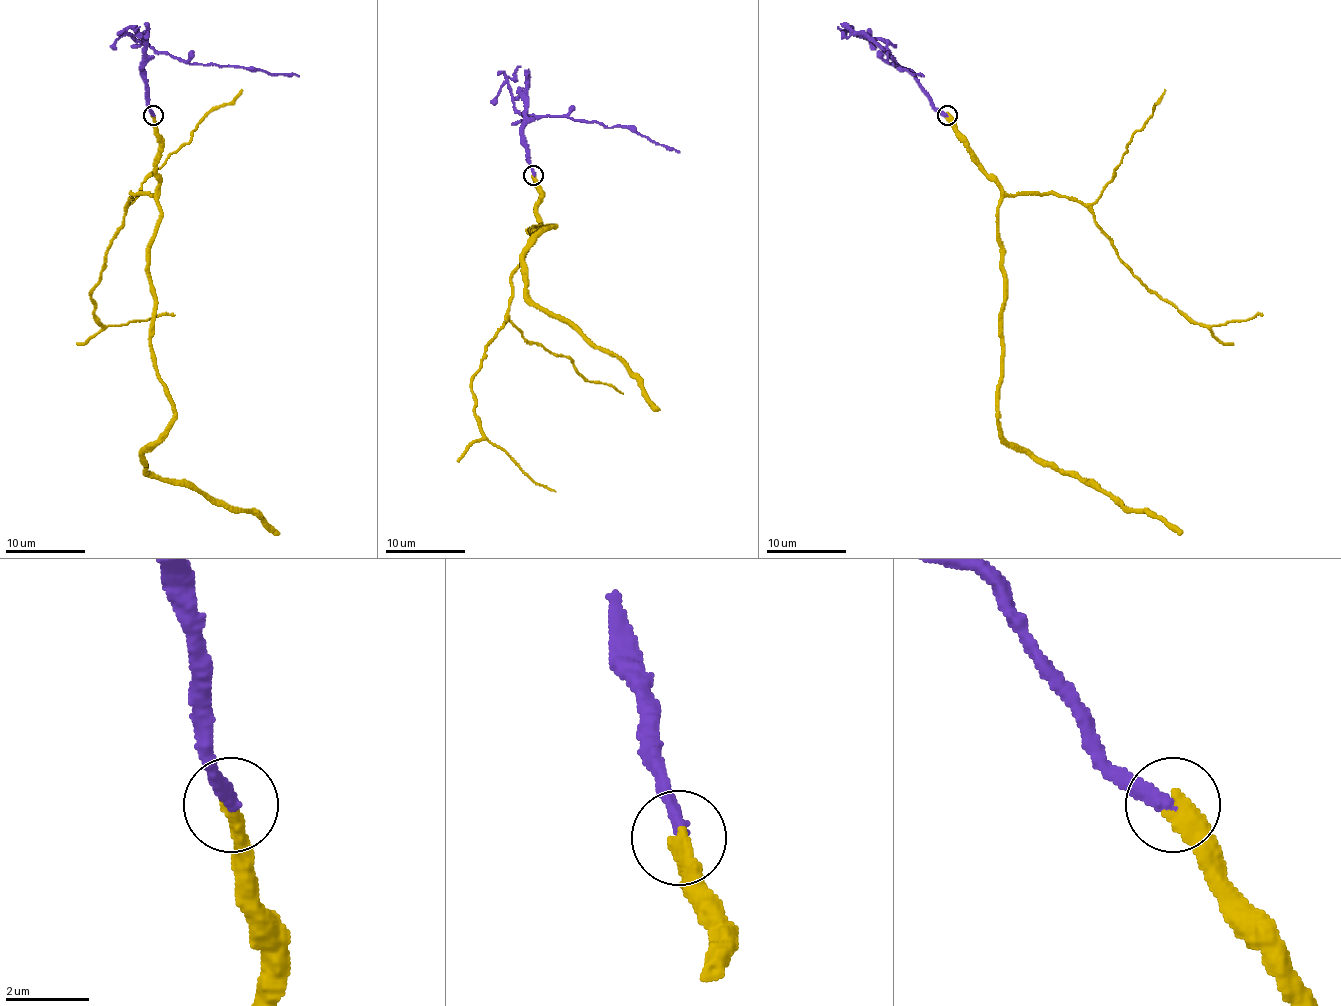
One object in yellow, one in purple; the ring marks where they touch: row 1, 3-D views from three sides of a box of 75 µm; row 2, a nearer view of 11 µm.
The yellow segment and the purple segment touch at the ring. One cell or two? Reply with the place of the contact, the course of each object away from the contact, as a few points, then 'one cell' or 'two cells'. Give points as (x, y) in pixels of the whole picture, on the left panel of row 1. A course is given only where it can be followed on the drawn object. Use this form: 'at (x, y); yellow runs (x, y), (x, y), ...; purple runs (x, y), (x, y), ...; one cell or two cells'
at (153, 115); yellow runs (152, 115), (160, 223), (148, 267), (150, 358), (174, 422), (144, 451), (144, 467), (250, 509), (277, 531); purple runs (152, 115), (148, 106), (148, 80), (142, 68), (156, 54), (170, 54), (190, 64), (216, 64), (299, 76); two cells

